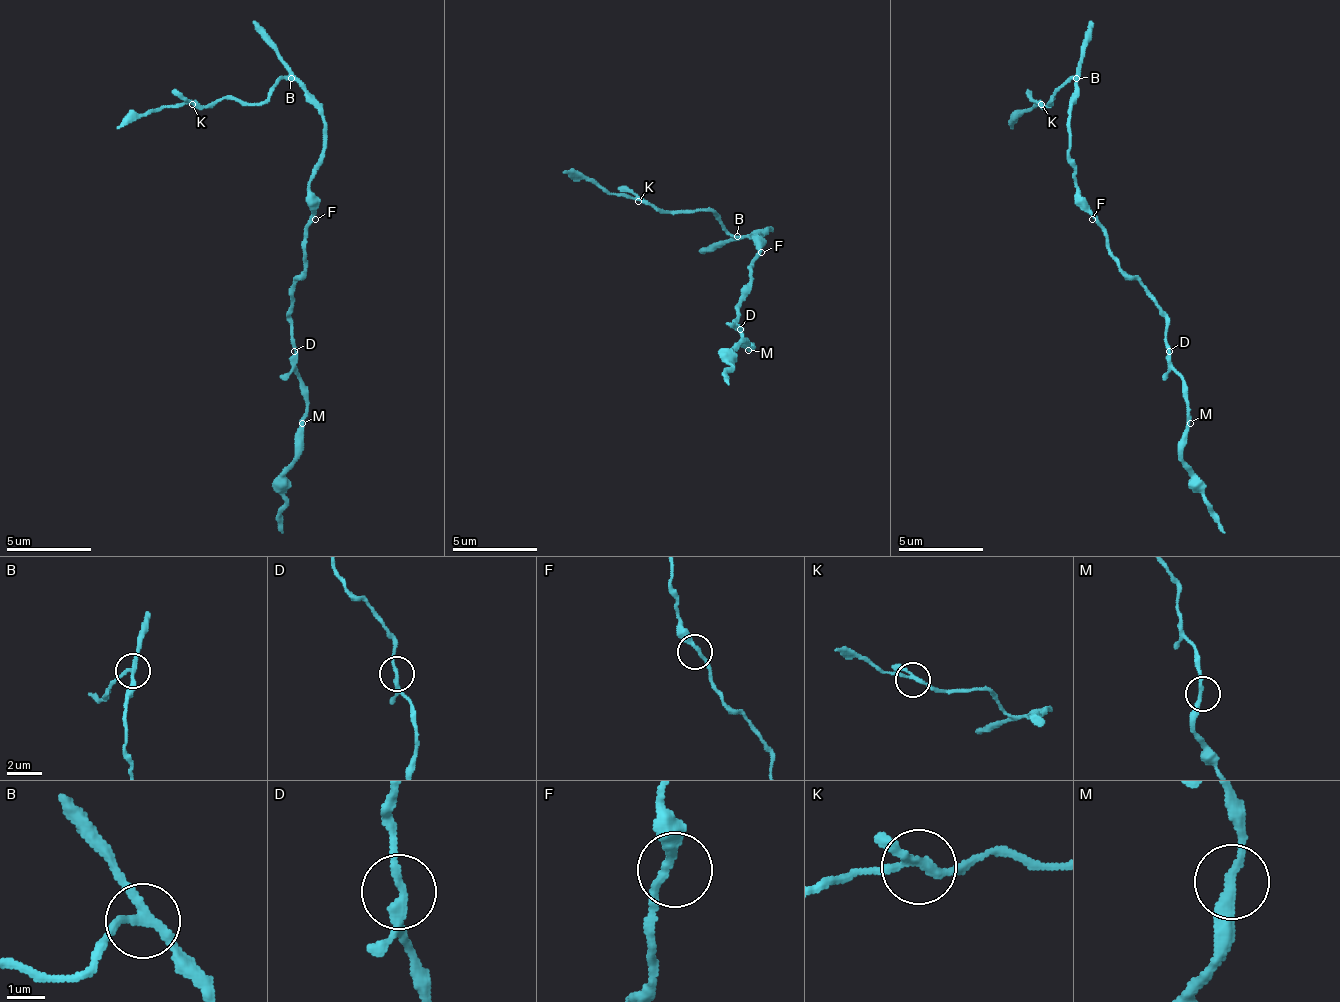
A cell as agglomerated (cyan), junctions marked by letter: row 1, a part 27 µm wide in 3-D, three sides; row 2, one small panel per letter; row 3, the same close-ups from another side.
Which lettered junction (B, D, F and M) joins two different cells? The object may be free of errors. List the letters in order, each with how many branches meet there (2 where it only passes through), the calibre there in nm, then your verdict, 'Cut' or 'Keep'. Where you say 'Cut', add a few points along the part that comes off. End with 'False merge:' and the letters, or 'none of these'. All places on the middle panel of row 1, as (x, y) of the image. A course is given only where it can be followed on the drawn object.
B: Branches: 3. Thickness 220 nm. Cut. Course of the part to remove: (735, 235), (710, 210), (659, 214), (561, 171)
D: Branches: 3. Thickness 200 nm. Keep
F: Branches: 2. Thickness 260 nm. Keep
M: Branches: 2. Thickness 240 nm. Keep
False merge: B

